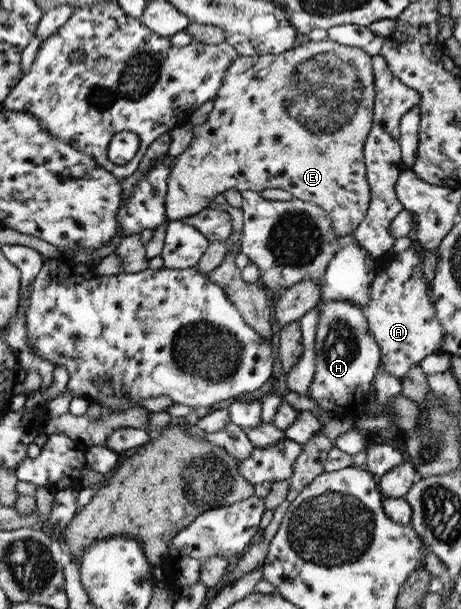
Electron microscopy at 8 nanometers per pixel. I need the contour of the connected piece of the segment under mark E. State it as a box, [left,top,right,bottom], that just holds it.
[164,38,375,236]

